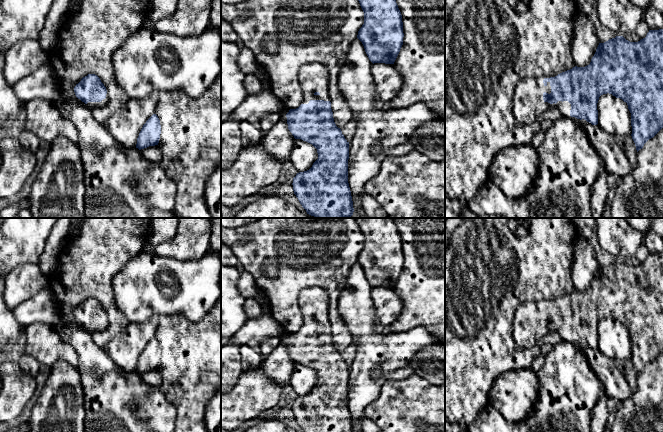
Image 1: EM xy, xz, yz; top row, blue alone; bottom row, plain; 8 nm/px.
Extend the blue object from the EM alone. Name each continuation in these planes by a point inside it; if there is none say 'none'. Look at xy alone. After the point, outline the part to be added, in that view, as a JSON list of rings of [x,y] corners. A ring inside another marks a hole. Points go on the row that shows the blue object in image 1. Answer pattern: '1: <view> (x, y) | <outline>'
1: xy (90, 105) | [[[108,92],[106,94],[106,98],[103,99],[101,102],[88,102],[87,104],[85,104],[88,108],[100,108],[105,106],[109,101],[109,95]]]

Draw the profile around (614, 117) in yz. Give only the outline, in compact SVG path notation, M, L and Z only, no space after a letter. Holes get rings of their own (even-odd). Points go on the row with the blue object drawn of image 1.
M603 94L597 103L598 126L606 133L624 137L632 134L631 113L628 105L612 94Z

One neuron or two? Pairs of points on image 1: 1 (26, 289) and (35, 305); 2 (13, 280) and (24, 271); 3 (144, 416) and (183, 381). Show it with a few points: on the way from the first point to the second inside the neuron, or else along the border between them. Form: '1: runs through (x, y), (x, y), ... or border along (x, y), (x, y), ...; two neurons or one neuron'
1: border along (47, 287), (22, 301), (13, 310); two neurons
2: runs through (16, 280), (22, 274); one neuron
3: border along (160, 388), (165, 398), (174, 407), (176, 418); two neurons

